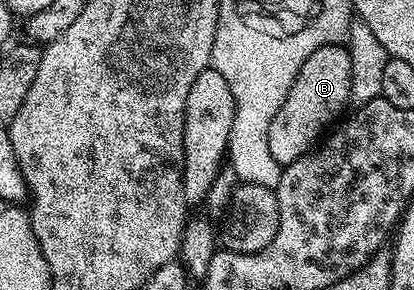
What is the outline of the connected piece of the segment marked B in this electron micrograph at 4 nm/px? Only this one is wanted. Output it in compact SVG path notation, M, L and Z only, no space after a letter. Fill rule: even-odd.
M347 47L316 48L316 52L300 64L300 72L296 72L296 80L292 80L292 88L288 88L288 96L284 104L280 104L280 112L276 112L276 116L272 116L272 124L268 124L268 152L272 152L272 160L284 168L315 149L328 128L343 117L342 109L351 105L351 92L352 63Z

